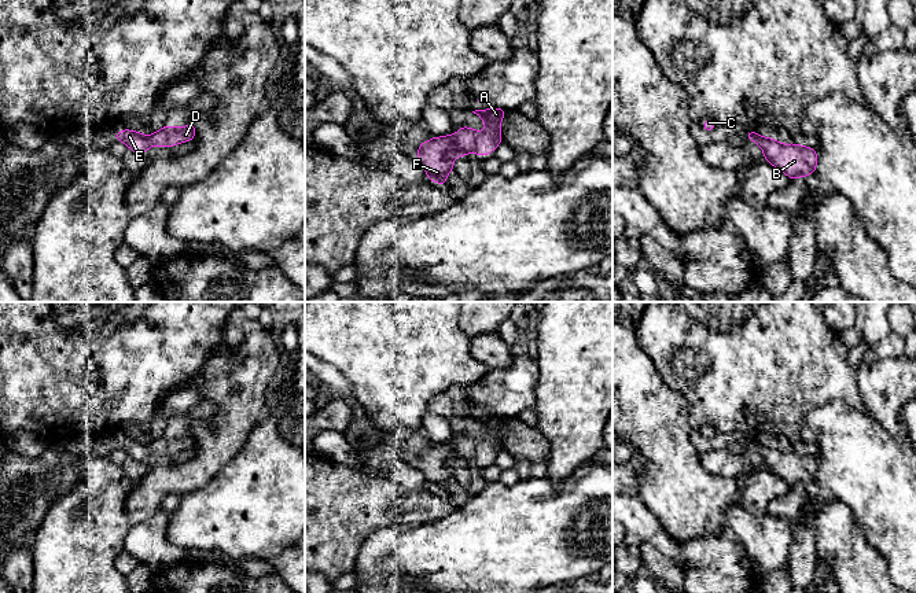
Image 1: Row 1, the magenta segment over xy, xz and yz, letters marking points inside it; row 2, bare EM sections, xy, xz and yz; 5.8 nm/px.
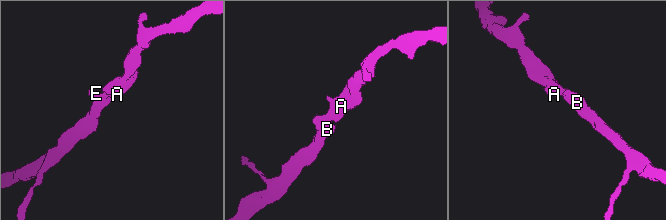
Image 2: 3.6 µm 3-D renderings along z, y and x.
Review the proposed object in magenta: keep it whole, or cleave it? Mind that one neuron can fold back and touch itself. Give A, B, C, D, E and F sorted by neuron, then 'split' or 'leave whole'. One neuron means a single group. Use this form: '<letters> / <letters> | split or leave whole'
A B C D E F | leave whole

